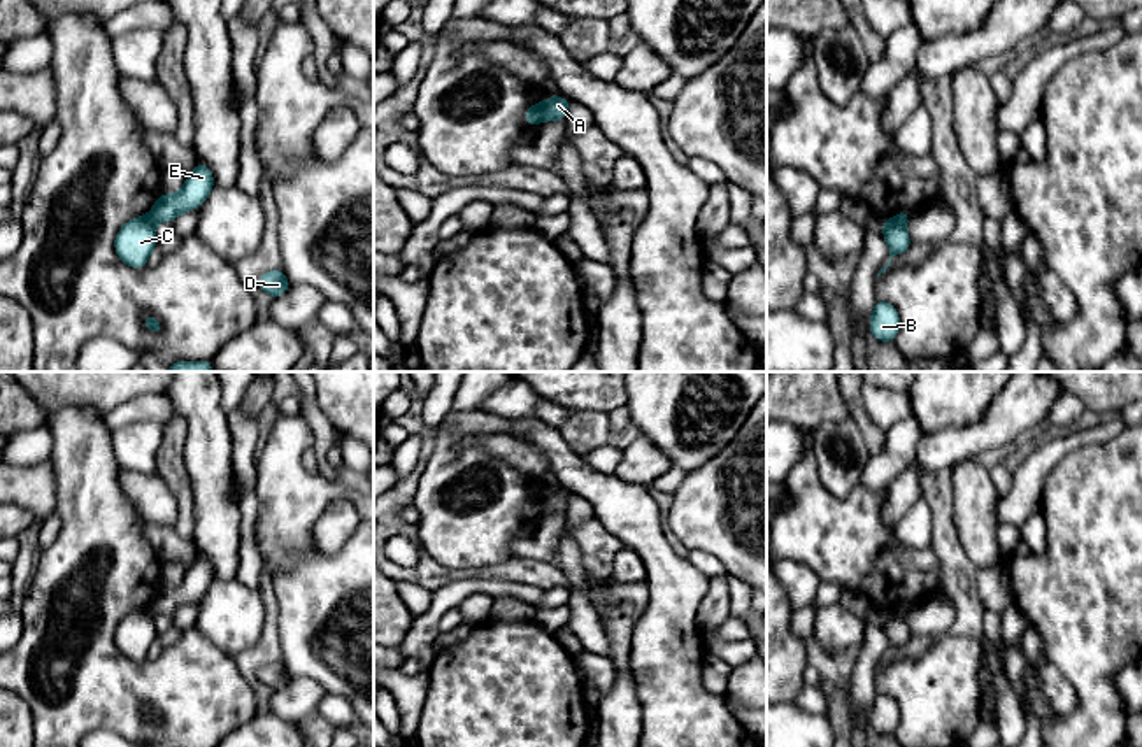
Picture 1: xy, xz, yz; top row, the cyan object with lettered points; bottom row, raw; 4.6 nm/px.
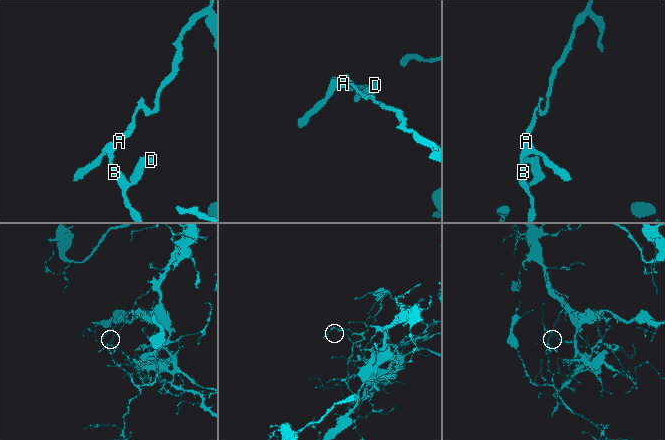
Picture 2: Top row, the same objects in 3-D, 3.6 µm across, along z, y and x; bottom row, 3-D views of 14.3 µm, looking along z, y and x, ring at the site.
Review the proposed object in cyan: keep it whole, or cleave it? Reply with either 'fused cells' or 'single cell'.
fused cells

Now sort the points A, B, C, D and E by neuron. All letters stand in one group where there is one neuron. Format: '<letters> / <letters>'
A E / B C D

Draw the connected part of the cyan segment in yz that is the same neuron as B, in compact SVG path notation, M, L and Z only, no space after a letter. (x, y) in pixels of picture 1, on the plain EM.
M877 691L868 721L879 735L895 735L900 722L896 701L891 696Z

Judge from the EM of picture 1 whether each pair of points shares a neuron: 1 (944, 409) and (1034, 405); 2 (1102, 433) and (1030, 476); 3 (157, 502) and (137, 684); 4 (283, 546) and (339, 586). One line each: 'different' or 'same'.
1: different
2: same
3: different
4: different

